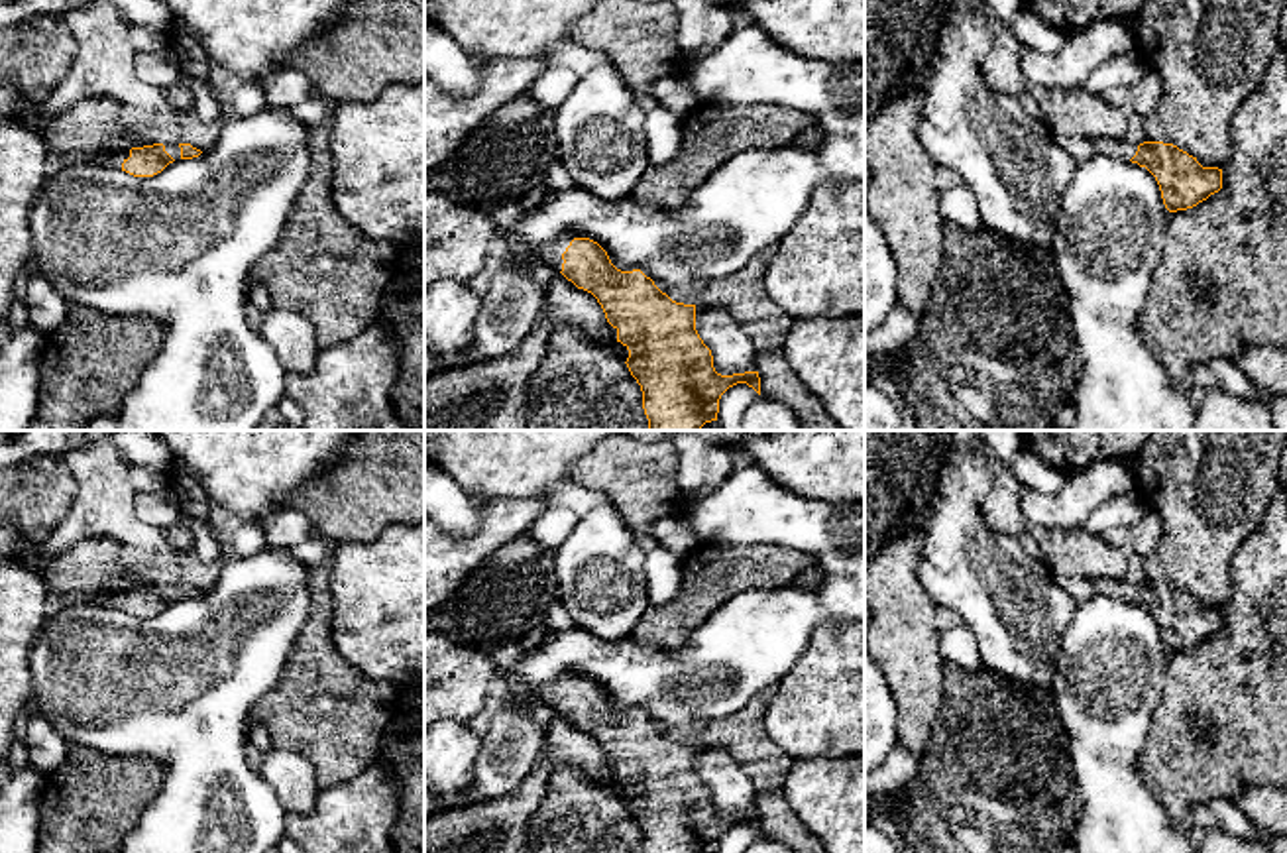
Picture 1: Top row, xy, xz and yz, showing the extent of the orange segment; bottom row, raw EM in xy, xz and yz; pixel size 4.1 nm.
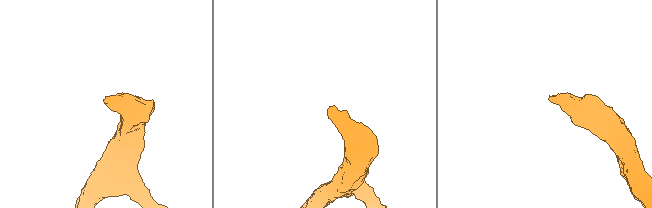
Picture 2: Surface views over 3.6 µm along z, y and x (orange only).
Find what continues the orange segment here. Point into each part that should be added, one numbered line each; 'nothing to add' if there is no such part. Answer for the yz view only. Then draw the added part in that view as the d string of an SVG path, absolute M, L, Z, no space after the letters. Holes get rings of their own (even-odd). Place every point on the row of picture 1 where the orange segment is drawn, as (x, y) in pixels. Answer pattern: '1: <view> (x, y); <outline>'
1: yz (1122, 150); M1094 140L1092 143L1096 153L1122 159L1122 161L1130 161L1138 151L1138 145L1126 140Z

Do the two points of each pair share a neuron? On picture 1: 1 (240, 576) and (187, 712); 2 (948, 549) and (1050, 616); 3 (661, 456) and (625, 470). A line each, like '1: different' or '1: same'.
1: same
2: same
3: same

